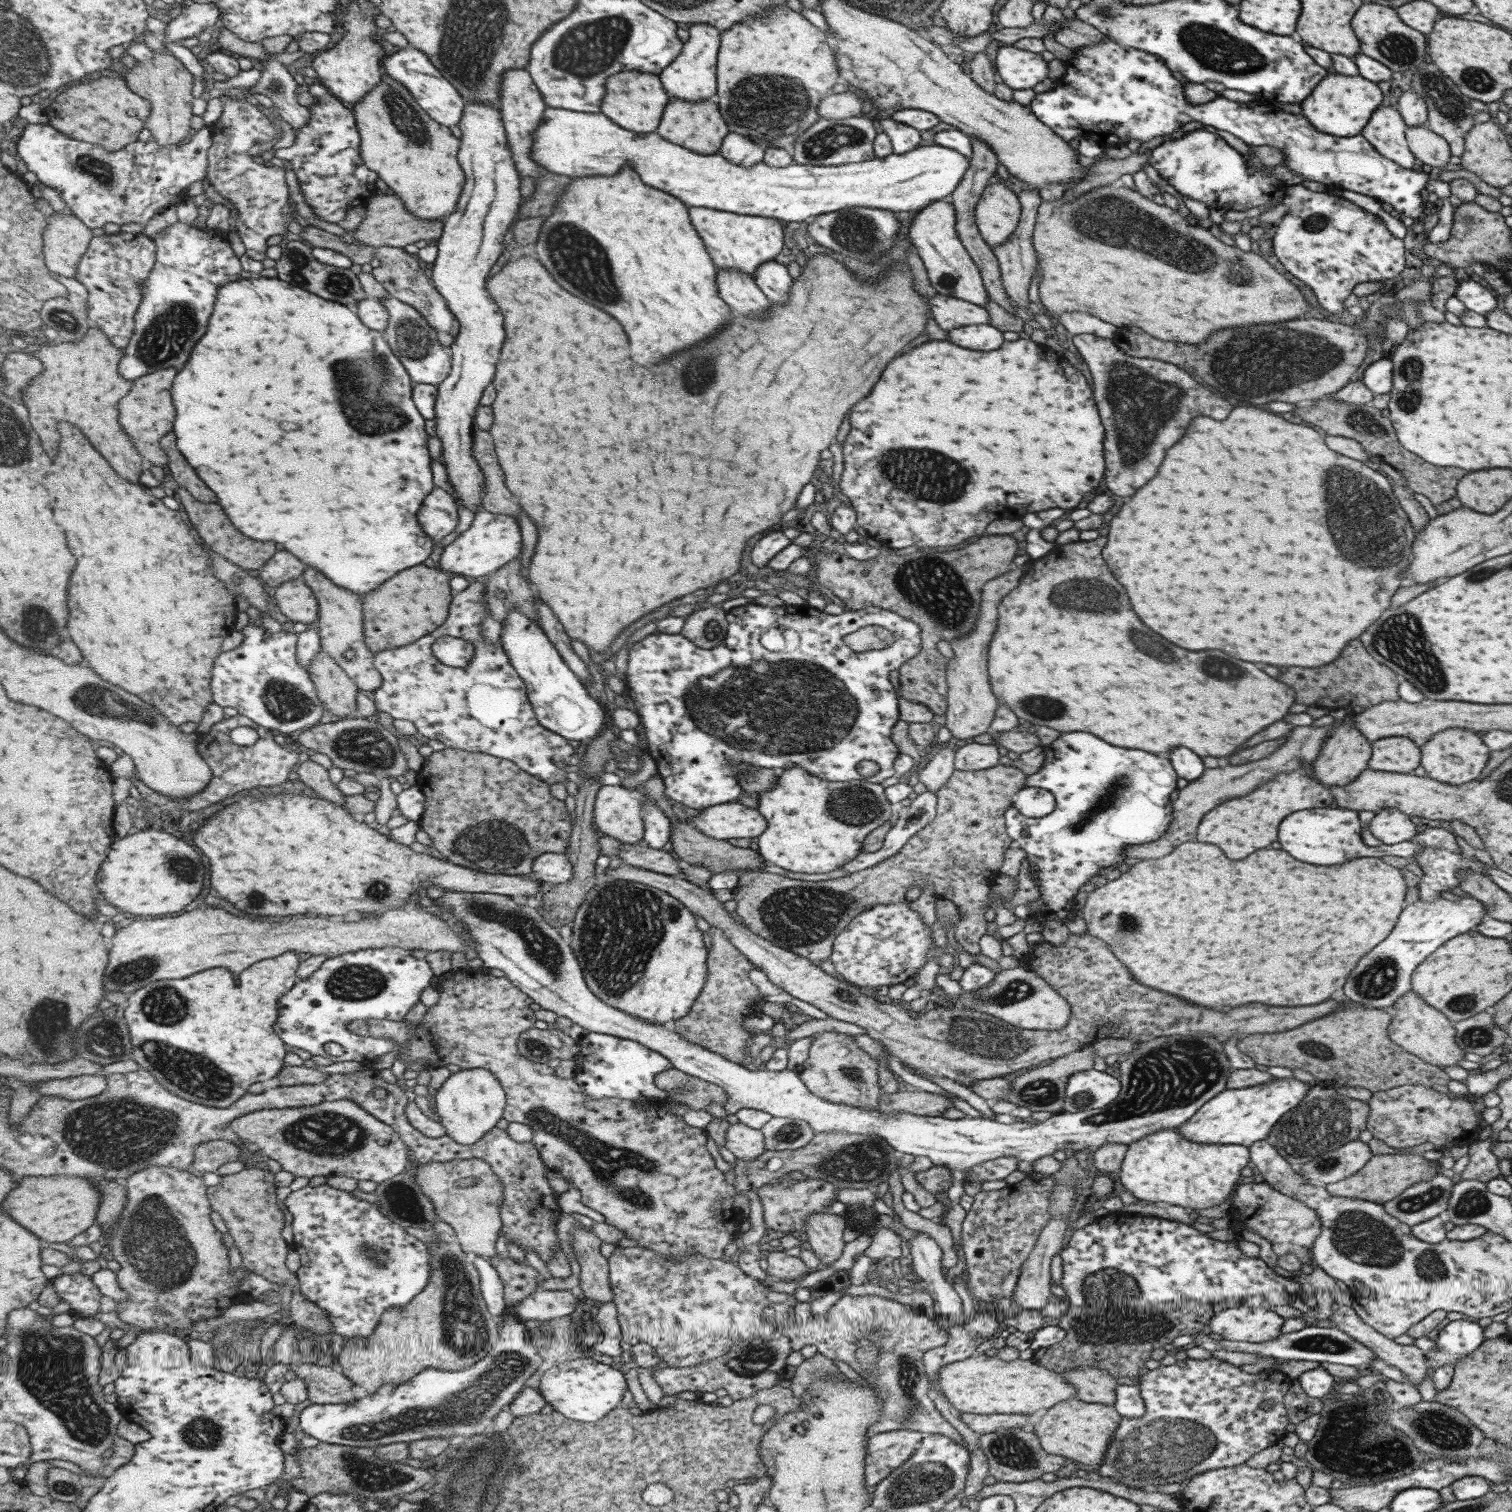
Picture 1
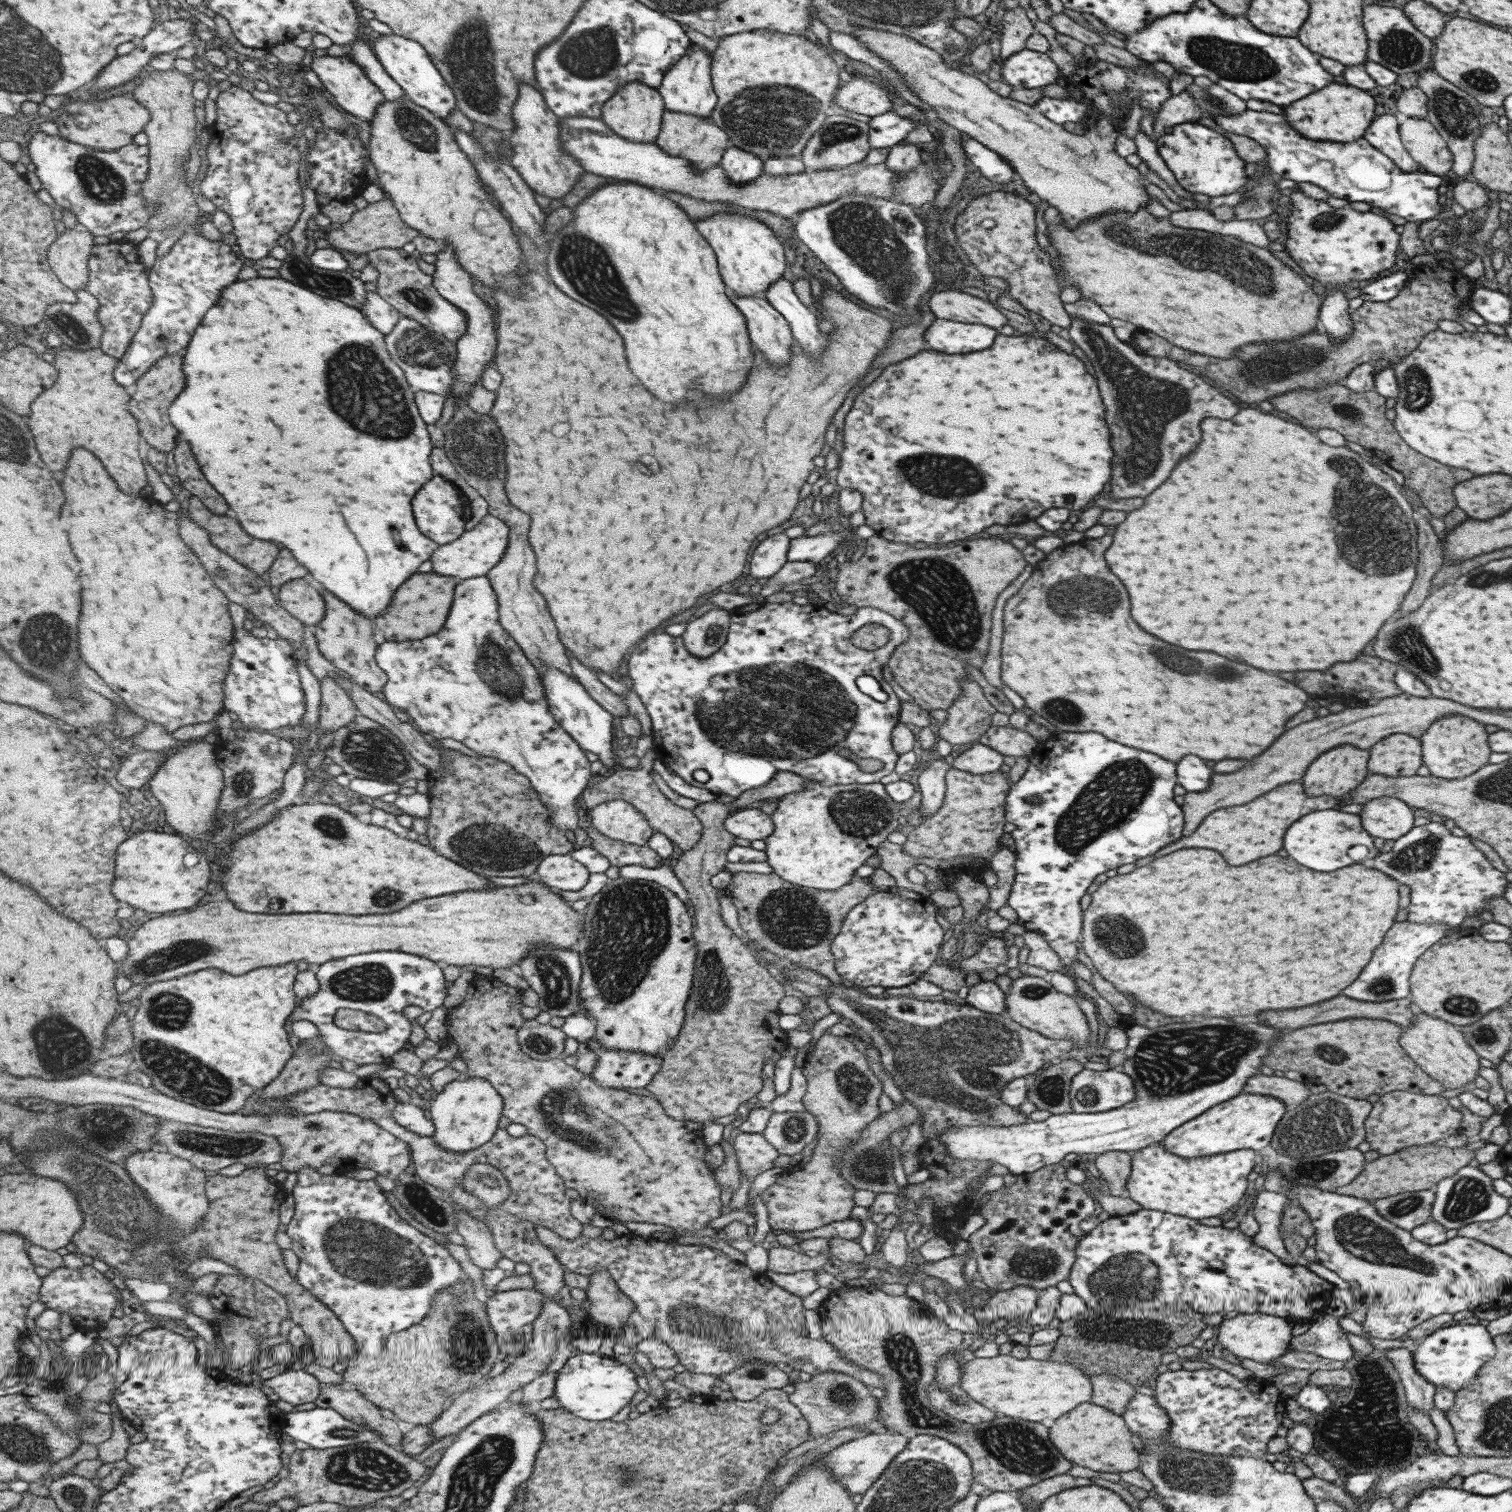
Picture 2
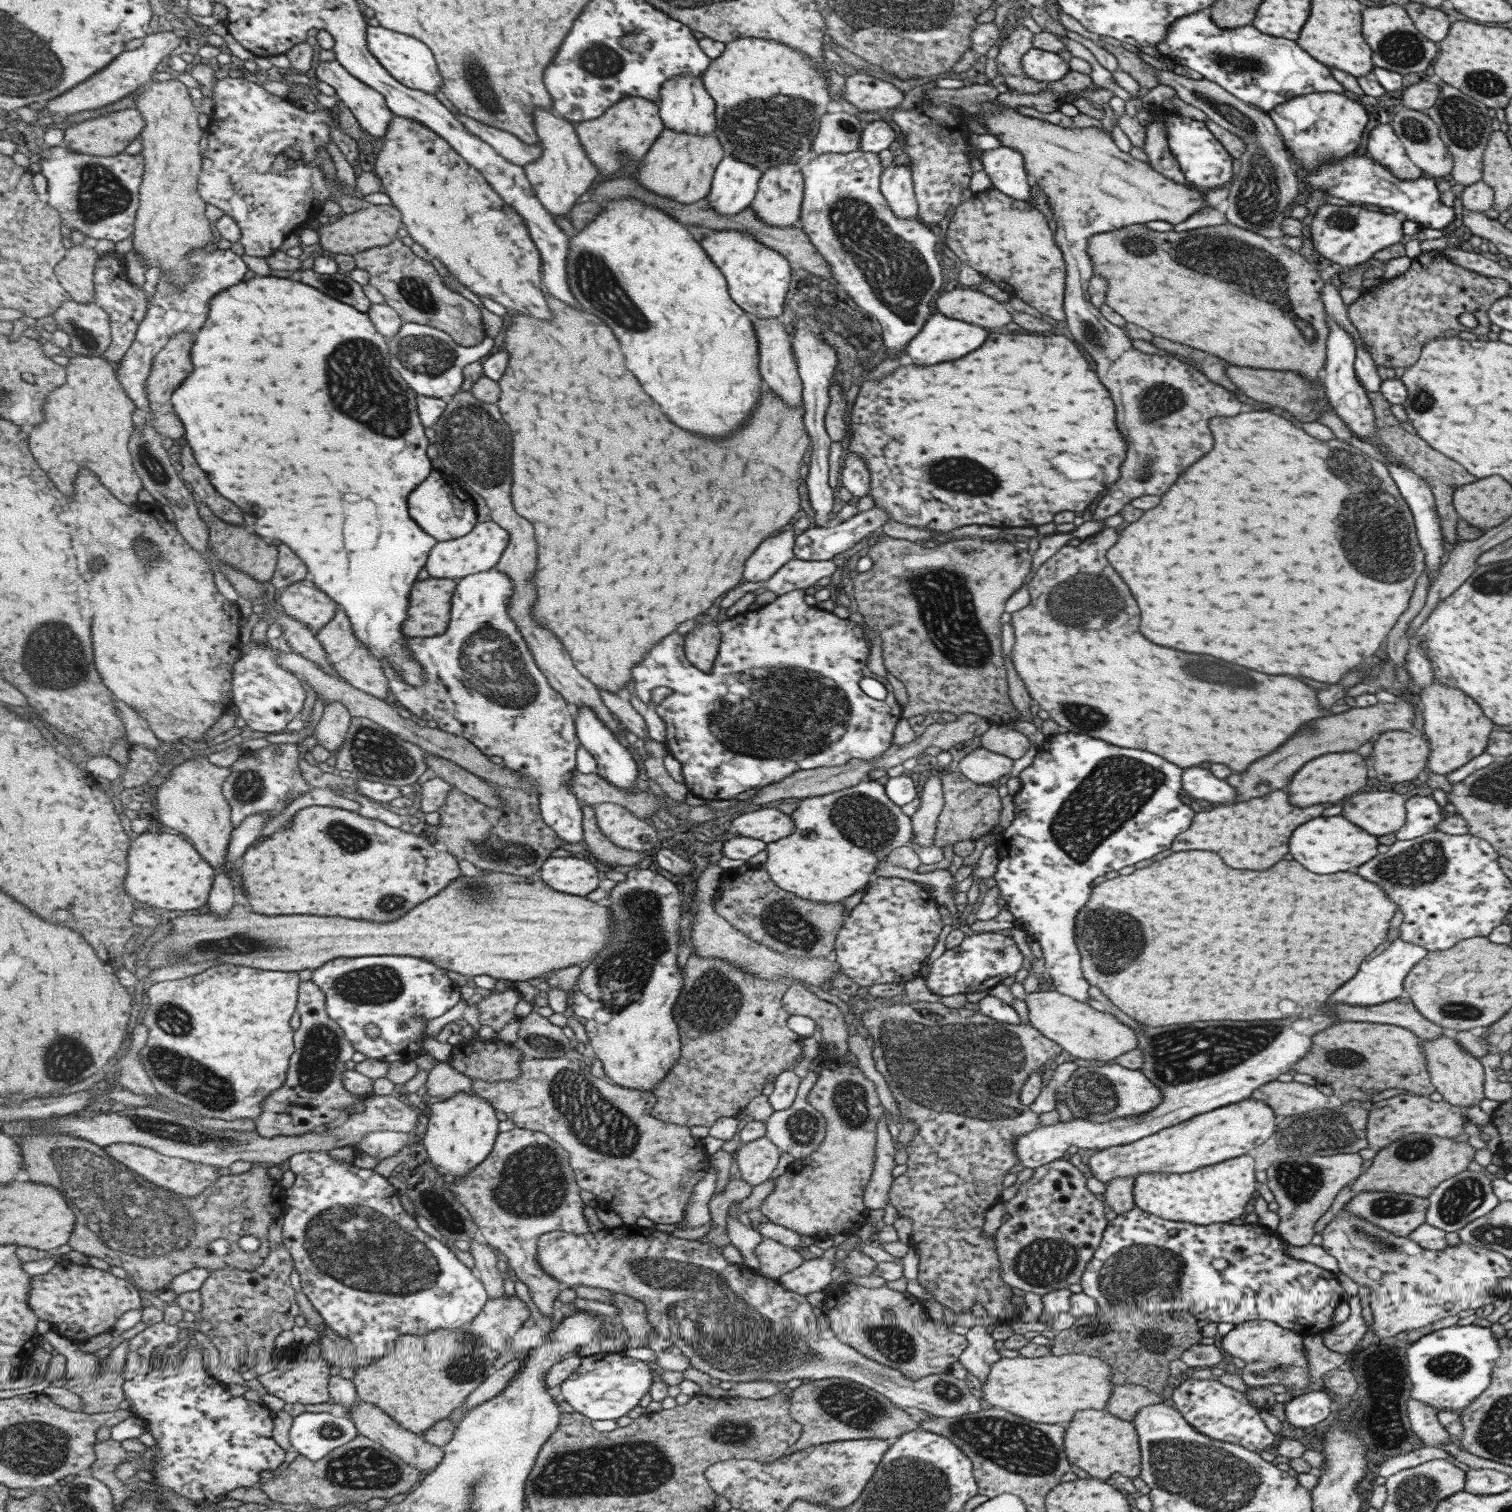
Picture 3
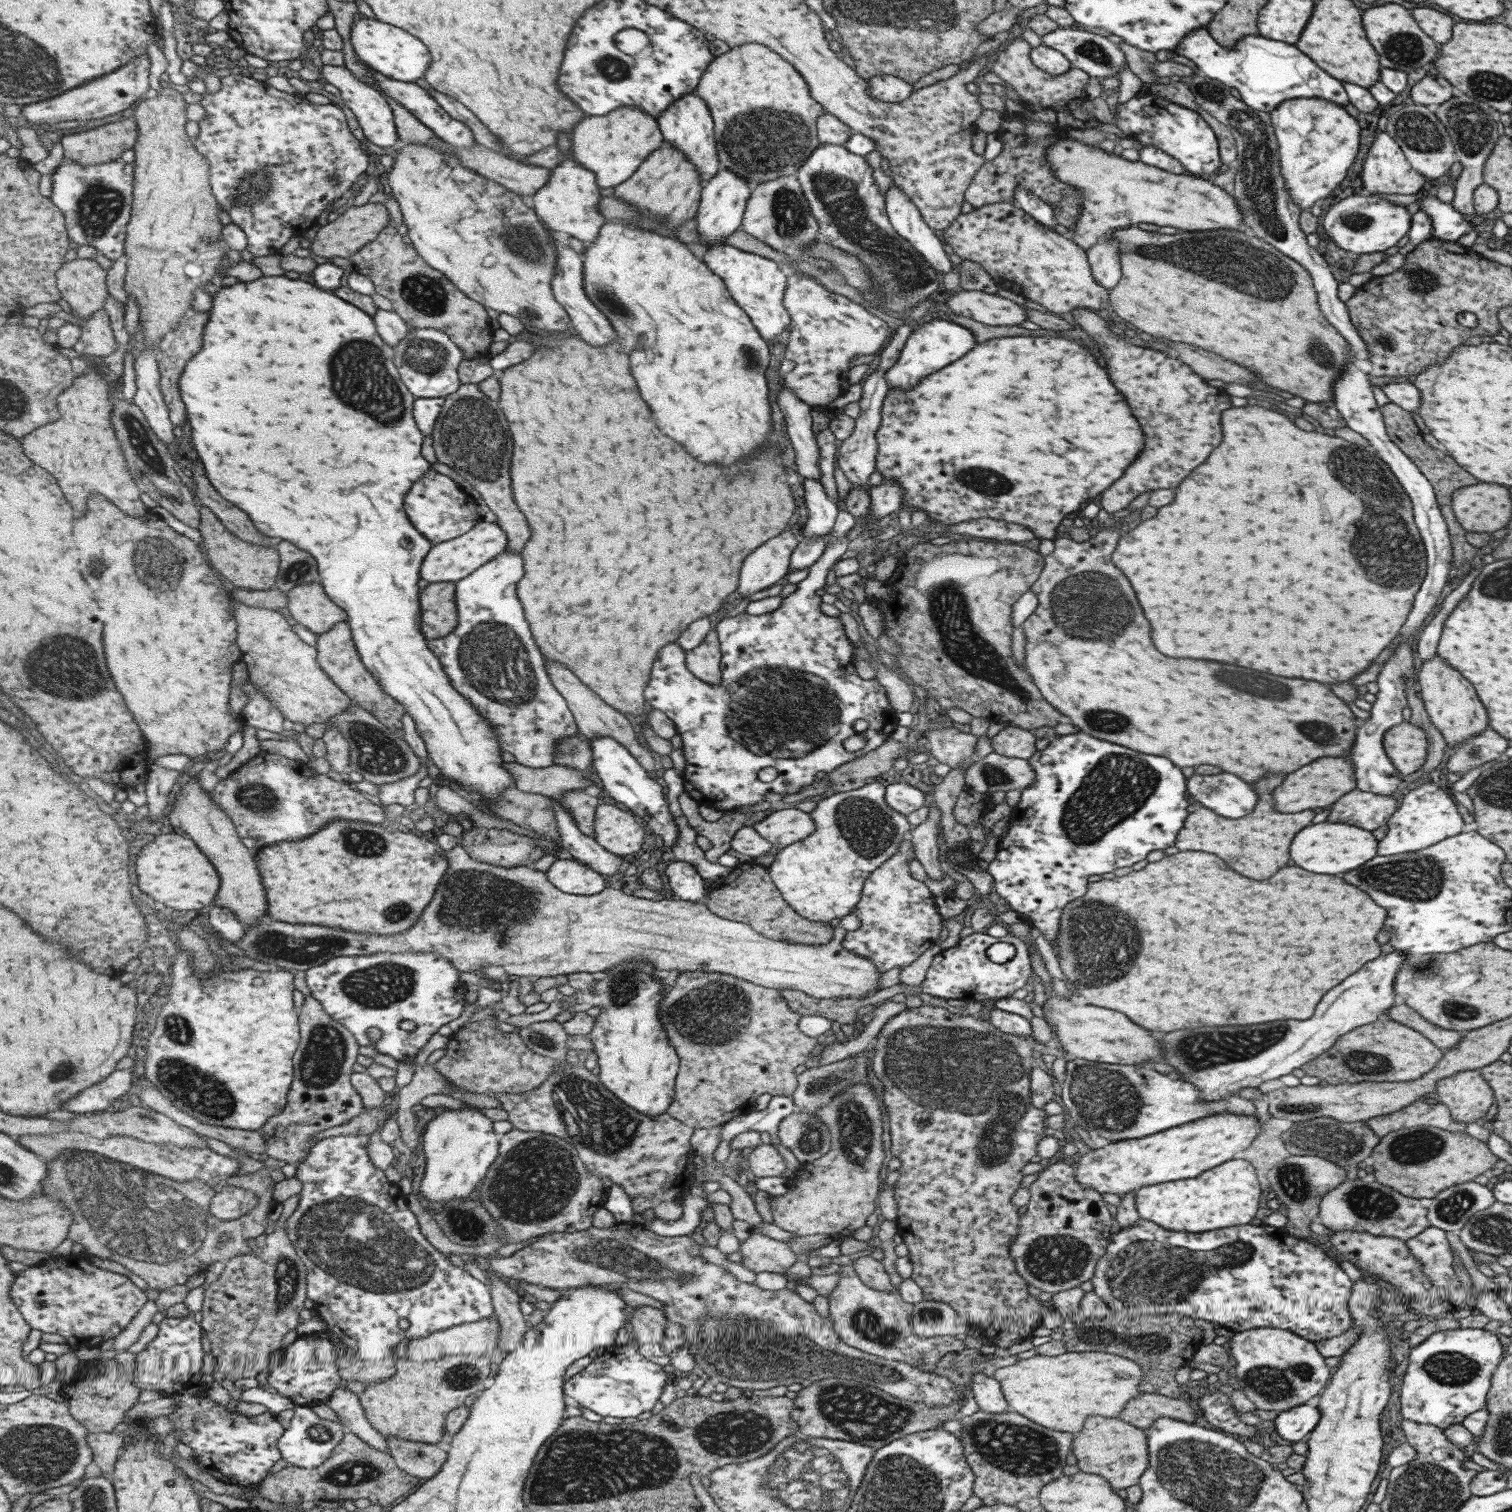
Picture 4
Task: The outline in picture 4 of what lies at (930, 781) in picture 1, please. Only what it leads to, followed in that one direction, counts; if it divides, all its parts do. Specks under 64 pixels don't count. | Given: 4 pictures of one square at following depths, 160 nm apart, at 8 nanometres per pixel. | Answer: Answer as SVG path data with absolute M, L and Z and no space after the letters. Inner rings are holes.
M927 801L929 814L921 824L917 824L910 834L912 852L914 857L921 863L927 876L934 881L939 880L943 872L939 869L939 848L937 847L937 827L940 823L940 810L936 804Z

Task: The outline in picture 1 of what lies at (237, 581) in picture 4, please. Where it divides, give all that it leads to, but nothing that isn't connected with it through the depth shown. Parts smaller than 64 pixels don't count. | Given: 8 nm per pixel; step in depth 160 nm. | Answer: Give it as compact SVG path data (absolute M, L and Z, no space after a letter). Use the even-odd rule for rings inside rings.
M181 487L178 492L180 496L181 508L191 516L195 528L199 529L199 534L207 541L213 551L228 558L231 562L241 568L258 573L259 569L277 552L277 544L273 542L257 542L251 537L241 534L229 520L229 516L223 512L219 504L207 504L197 500L185 487Z

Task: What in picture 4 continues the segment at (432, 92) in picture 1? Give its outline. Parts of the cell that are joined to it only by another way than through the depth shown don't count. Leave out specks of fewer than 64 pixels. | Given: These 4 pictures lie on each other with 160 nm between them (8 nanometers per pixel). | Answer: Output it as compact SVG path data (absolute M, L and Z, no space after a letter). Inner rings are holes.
M361 16L353 20L351 26L351 40L356 54L369 68L382 72L385 76L403 82L417 82L425 77L430 70L431 52L418 36L407 32L393 24L387 24L376 17L374 19Z

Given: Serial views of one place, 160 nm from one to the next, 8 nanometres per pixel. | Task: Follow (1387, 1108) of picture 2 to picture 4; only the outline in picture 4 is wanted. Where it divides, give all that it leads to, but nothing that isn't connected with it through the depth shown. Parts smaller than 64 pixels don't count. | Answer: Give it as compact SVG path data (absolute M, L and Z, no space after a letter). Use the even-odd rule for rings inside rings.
M1423 1099L1414 1100L1395 1112L1371 1117L1366 1120L1366 1124L1379 1138L1388 1132L1412 1126L1432 1126L1449 1132L1461 1132L1467 1125L1453 1120L1444 1104L1427 1104Z

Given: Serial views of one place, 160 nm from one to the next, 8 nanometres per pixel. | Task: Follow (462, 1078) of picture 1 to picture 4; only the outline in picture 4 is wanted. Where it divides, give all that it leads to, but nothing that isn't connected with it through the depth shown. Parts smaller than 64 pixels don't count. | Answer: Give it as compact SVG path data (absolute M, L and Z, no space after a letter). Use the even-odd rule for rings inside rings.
M466 1107L434 1112L426 1120L422 1140L427 1168L419 1189L431 1202L468 1198L477 1185L480 1186L486 1179L501 1151L501 1137L496 1132L495 1122L483 1112Z

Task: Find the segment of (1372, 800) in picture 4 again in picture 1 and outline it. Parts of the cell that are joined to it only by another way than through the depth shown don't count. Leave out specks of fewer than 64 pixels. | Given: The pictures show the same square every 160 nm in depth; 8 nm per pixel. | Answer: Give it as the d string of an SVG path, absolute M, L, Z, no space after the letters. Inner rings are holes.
M1382 808L1368 823L1370 833L1386 846L1411 841L1419 828L1396 808Z

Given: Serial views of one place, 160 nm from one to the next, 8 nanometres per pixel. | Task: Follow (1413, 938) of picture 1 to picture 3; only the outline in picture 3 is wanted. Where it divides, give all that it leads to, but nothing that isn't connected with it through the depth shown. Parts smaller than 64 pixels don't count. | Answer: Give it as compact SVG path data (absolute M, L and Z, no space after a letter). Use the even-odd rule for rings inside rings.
M1399 937L1393 938L1393 940L1385 940L1383 944L1379 944L1379 948L1375 948L1375 952L1371 952L1363 960L1363 964L1359 966L1359 972L1329 996L1327 1004L1339 1002L1339 1004L1351 1006L1373 1006L1404 995L1403 979L1411 970L1411 967L1417 964L1425 954L1427 952L1421 946L1405 942Z

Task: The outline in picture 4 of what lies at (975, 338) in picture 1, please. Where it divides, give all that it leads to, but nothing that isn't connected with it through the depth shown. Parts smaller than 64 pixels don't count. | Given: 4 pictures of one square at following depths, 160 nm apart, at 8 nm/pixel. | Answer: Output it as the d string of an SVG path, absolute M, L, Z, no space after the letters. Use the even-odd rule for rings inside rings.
M945 318L922 322L912 330L897 357L897 362L886 372L884 376L886 383L889 389L899 389L903 392L905 388L911 388L911 384L917 384L919 378L923 378L931 372L937 372L939 368L943 368L943 366L951 364L953 360L961 358L973 346L975 346L975 338L964 326L951 320L945 320Z

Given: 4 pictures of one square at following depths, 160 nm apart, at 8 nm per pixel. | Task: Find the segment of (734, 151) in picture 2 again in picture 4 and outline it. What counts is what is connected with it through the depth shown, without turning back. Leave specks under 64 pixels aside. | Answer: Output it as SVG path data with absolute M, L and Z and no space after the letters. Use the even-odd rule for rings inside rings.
M720 164L718 171L709 179L701 183L700 202L694 216L698 239L707 242L707 248L722 245L723 240L735 232L741 223L747 199L750 195L750 184L743 177L736 175L727 167Z

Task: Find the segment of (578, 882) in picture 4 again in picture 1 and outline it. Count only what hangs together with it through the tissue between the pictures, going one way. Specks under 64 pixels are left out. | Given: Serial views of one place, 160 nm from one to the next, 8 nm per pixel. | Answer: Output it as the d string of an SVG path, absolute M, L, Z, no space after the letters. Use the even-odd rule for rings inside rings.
M545 853L535 859L533 876L550 887L559 886L573 876L573 865L563 853Z

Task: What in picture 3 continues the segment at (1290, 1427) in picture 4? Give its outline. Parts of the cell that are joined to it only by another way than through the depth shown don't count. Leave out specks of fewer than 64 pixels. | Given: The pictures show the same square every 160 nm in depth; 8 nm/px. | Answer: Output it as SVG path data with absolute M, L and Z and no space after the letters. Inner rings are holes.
M1312 1391L1293 1396L1284 1404L1286 1421L1295 1428L1307 1428L1325 1420L1334 1409L1335 1398L1324 1391Z

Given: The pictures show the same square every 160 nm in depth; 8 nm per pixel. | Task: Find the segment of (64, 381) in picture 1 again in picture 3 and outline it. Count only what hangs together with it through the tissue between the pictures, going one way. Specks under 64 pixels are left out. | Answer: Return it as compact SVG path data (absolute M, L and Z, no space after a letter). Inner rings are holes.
M78 355L69 360L67 369L67 382L56 388L44 404L45 420L33 427L30 432L30 447L35 456L39 456L39 464L49 476L59 484L59 490L73 496L75 494L75 478L81 468L91 468L99 474L103 484L119 496L125 504L133 504L139 498L139 492L145 488L141 476L134 464L134 455L130 451L130 442L135 432L133 413L139 412L134 400L127 394L126 389L119 380L116 365L104 356L90 357Z

